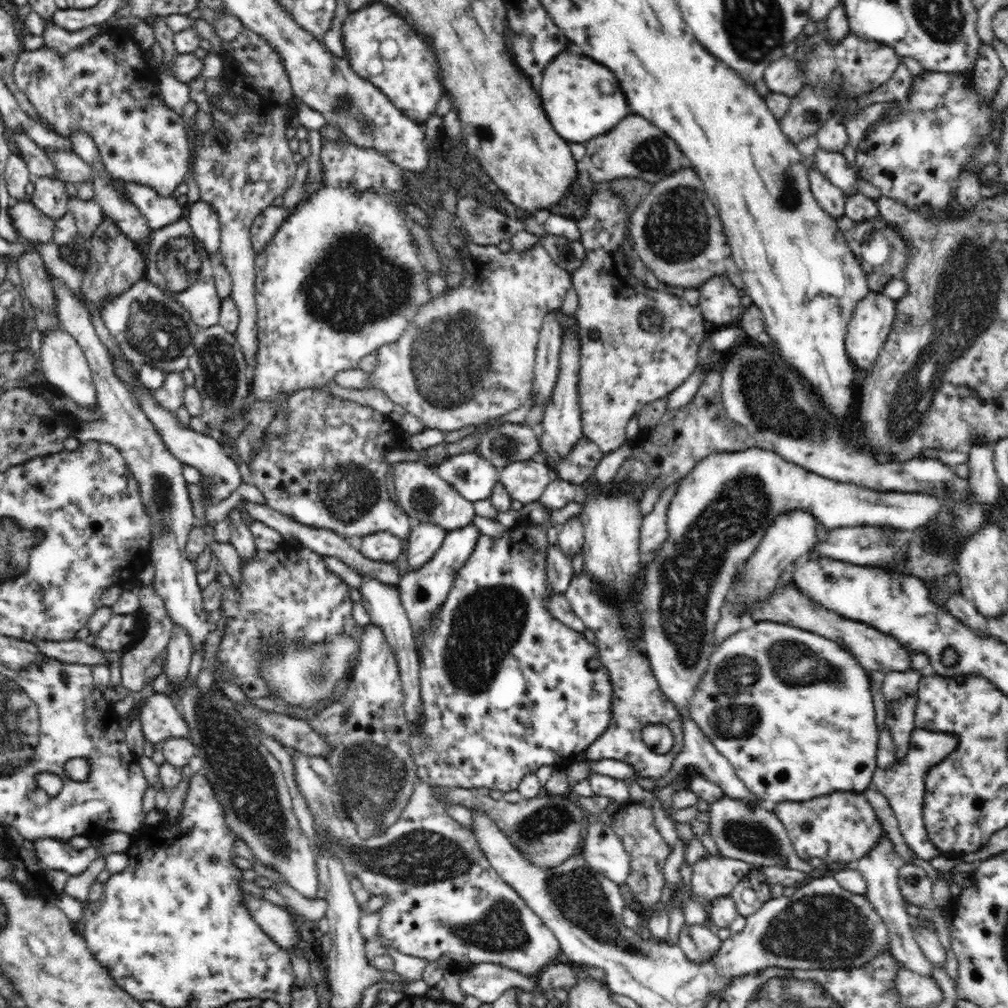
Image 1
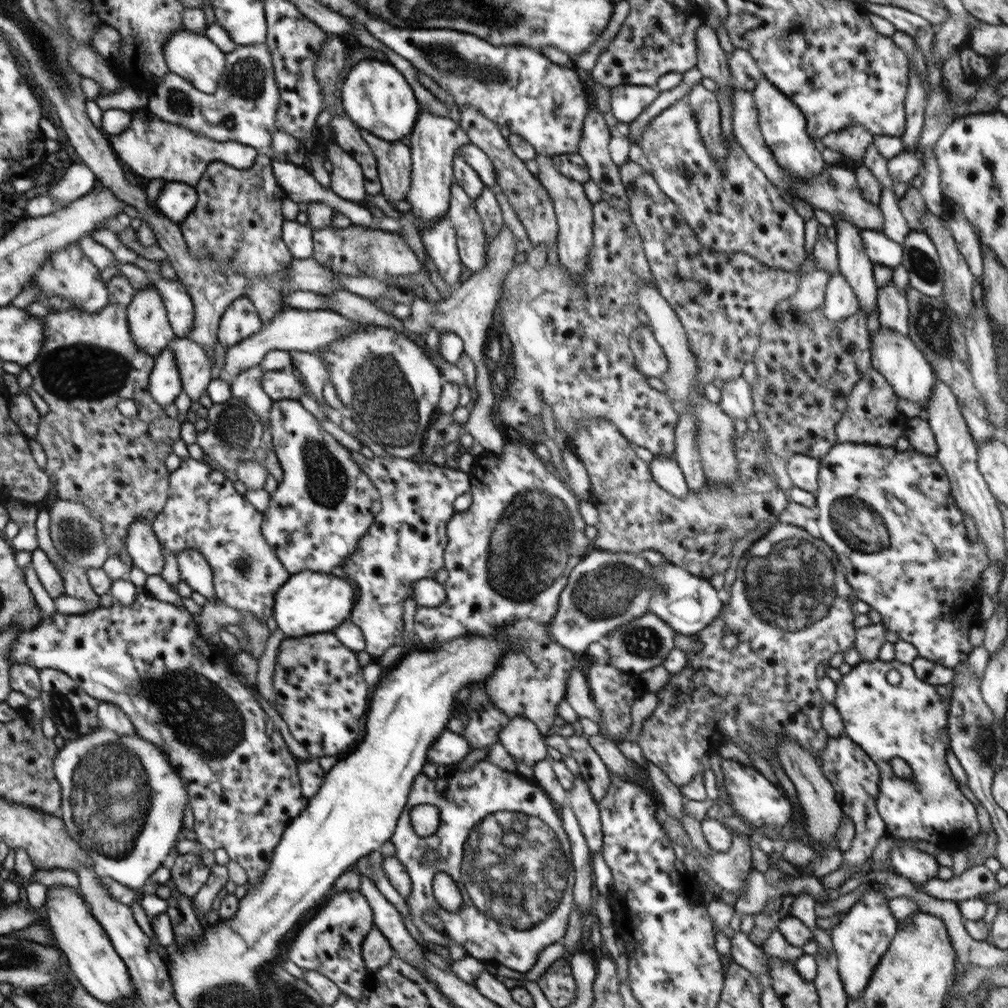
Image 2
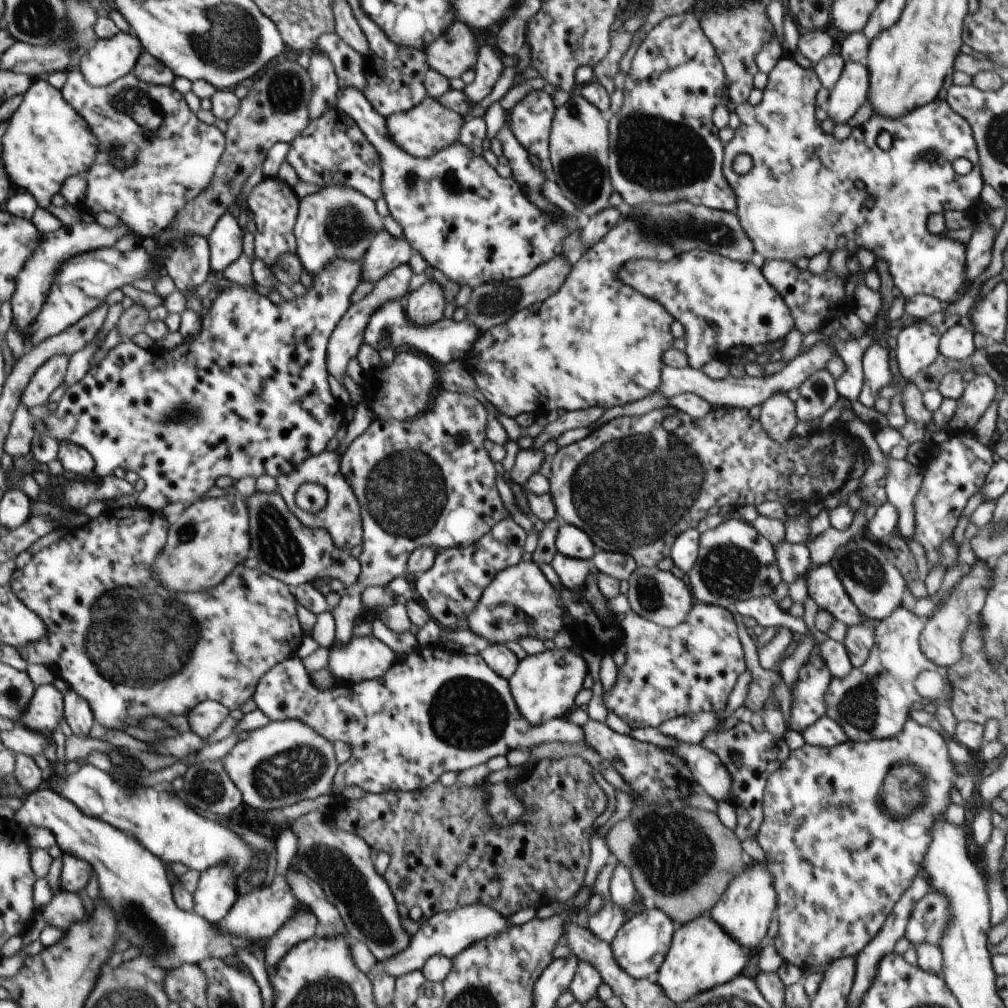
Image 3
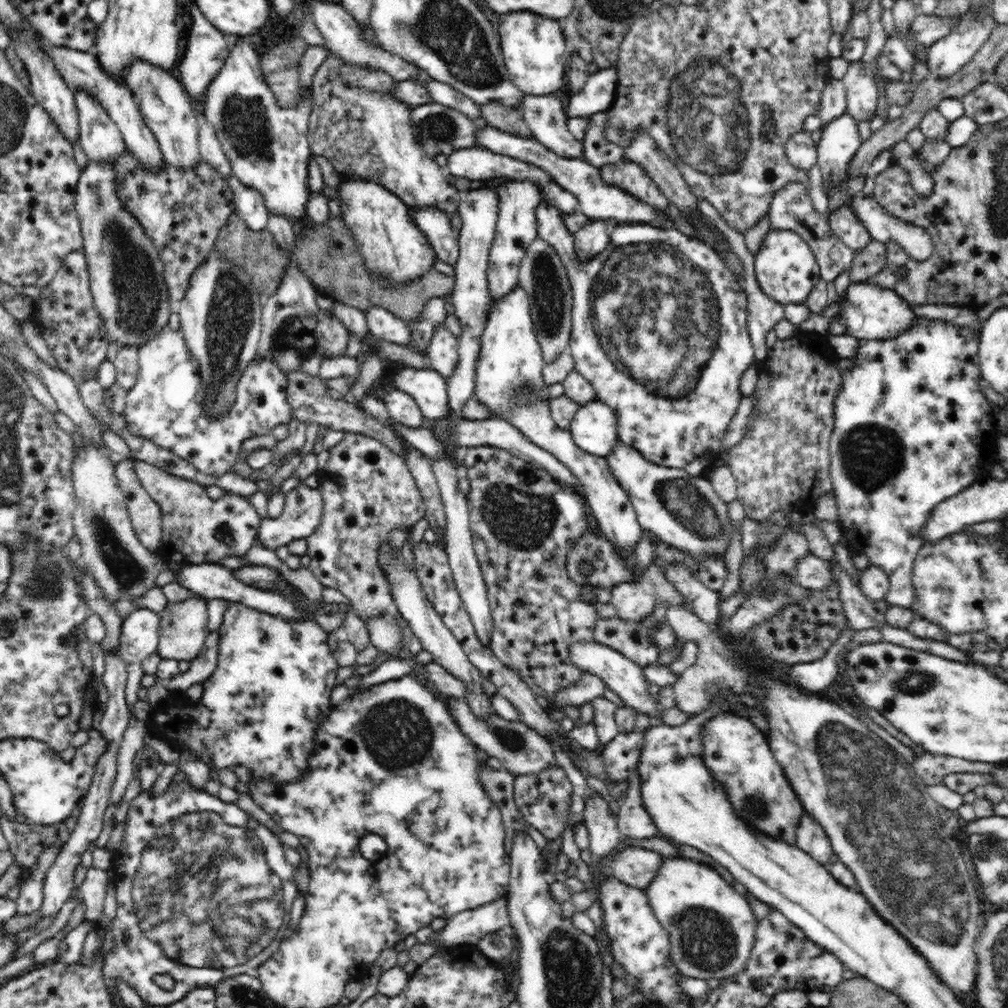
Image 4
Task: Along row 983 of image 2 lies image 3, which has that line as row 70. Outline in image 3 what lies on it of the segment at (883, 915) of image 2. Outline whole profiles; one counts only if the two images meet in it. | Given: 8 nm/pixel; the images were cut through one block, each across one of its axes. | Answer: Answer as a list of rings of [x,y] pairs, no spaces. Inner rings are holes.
[[[845,62],[844,70],[836,86],[829,90],[824,106],[834,126],[846,124],[856,114],[868,98],[869,86],[868,67],[859,62]]]

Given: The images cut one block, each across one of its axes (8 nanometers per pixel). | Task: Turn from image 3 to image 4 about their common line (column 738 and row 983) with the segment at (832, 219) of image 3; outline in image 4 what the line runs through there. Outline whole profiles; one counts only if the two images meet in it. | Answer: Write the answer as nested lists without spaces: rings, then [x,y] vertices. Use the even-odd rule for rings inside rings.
[[[185,778],[179,784],[169,784],[169,787],[159,796],[151,797],[146,792],[132,799],[125,818],[124,830],[124,838],[122,838],[121,845],[112,856],[112,884],[117,901],[117,914],[111,921],[114,948],[112,948],[112,952],[104,955],[102,976],[107,991],[114,999],[114,1002],[116,1002],[117,998],[121,998],[118,994],[118,989],[116,989],[116,980],[124,980],[140,996],[144,1003],[152,1006],[170,1007],[176,1002],[182,1001],[186,994],[196,986],[214,988],[218,982],[230,978],[230,976],[255,973],[260,964],[264,964],[268,958],[278,951],[281,942],[289,938],[290,930],[288,928],[291,918],[288,910],[293,906],[294,900],[297,898],[296,894],[298,894],[296,884],[294,884],[295,868],[286,860],[284,848],[282,847],[283,843],[278,835],[270,827],[260,823],[256,817],[252,817],[252,815],[242,810],[236,802],[228,803],[218,799],[218,797],[214,797],[205,790],[196,789]],[[204,880],[210,888],[212,888],[212,883],[216,882],[217,890],[214,897],[210,892],[208,894],[202,892],[202,896],[194,896],[194,892],[197,892],[199,884],[200,886],[204,884]],[[156,974],[168,974],[168,976],[171,976],[174,980],[173,989],[164,991],[164,989],[158,987],[154,983]]]

